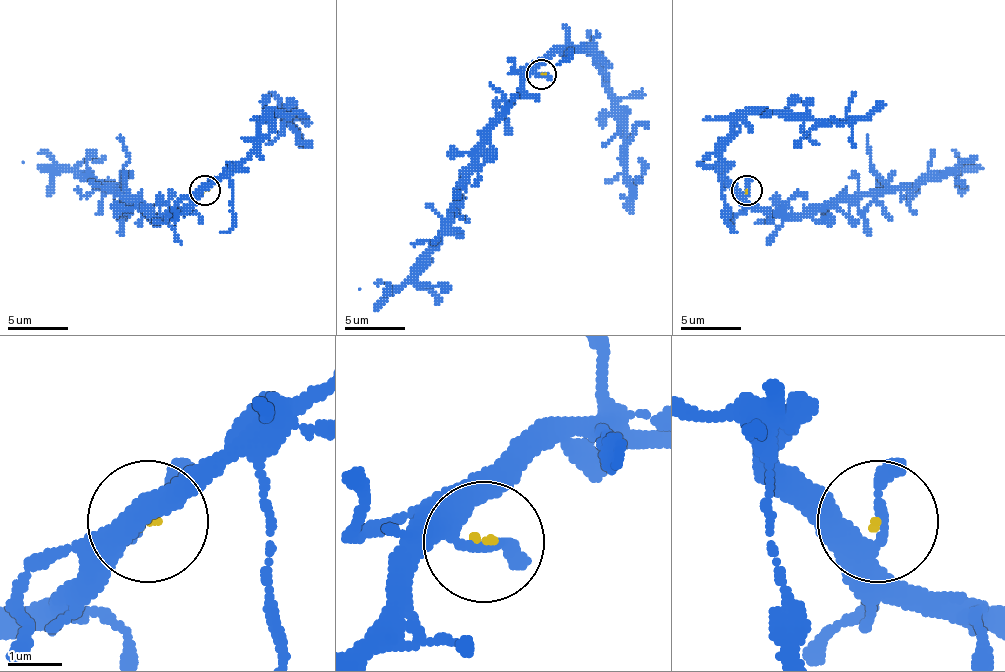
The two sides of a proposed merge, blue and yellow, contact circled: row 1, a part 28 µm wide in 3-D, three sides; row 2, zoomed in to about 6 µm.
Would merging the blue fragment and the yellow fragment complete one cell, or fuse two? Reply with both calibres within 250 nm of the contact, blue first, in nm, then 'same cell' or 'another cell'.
170/60 nm | another cell

